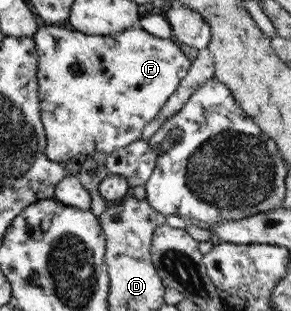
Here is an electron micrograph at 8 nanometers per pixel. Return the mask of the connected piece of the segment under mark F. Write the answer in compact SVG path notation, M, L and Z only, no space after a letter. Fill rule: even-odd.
M41 23L33 39L38 54L38 98L47 138L46 156L52 162L63 163L78 153L92 156L102 151L109 155L140 139L146 124L158 116L192 66L174 39L160 38L140 28L92 36L66 25Z

